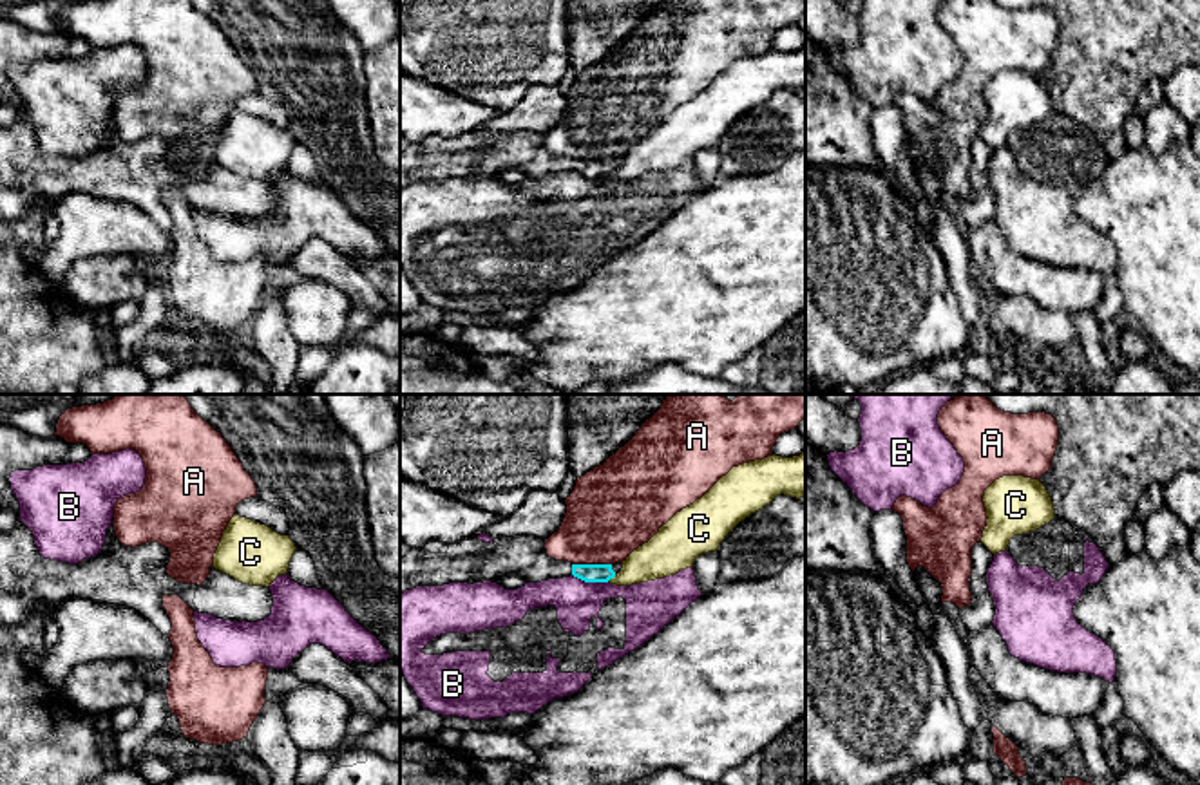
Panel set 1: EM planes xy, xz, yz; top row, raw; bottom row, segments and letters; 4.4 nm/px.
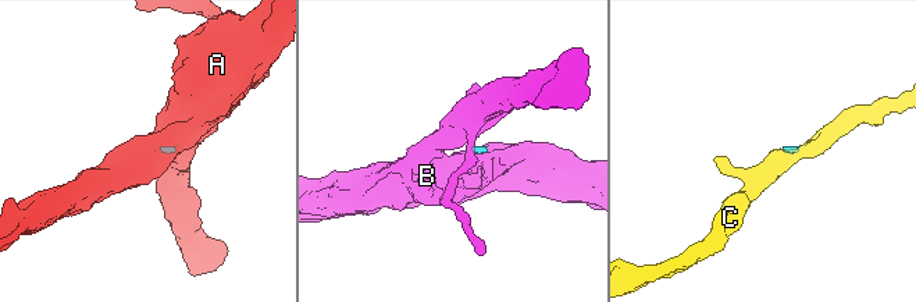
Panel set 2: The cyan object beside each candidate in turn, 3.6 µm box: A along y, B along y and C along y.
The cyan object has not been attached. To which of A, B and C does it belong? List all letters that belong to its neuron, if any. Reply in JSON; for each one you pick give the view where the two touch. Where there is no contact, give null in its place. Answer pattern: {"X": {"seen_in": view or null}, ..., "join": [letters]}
{"join": []}

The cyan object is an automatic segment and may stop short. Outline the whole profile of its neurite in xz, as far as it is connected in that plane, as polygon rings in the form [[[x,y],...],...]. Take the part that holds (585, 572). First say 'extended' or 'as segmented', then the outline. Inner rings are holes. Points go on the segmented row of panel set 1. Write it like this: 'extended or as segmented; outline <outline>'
extended; outline [[[514,535],[483,543],[478,537],[447,544],[429,543],[411,548],[400,541],[400,593],[416,586],[449,582],[483,582],[518,573],[527,582],[577,577],[585,582],[608,582],[623,564],[572,564],[547,555],[545,541],[536,535]]]

